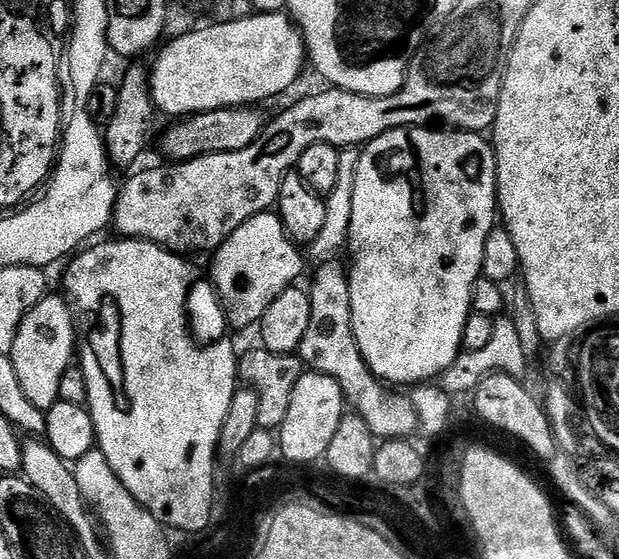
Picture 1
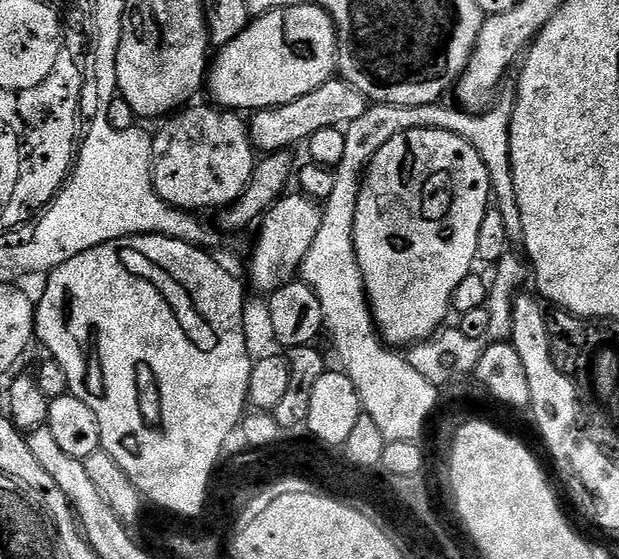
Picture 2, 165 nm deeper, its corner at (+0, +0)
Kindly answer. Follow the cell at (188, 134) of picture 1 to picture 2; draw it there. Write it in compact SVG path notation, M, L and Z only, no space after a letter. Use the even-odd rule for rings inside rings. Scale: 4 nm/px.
M333 78L322 82L318 90L310 90L310 94L302 94L302 98L294 98L294 102L286 102L277 108L262 108L251 113L247 121L248 133L257 153L271 154L292 150L295 144L303 145L314 134L318 134L318 130L343 129L358 122L358 118L366 114L369 106L368 97L362 94L362 90L358 90L358 86L350 86L350 82L343 78Z

